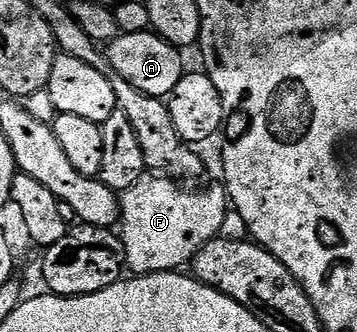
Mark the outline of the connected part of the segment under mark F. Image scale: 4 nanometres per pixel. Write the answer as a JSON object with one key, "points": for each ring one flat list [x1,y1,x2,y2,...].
{"points":[[143,175,139,181,121,194,120,197,120,236,126,252,126,269,131,274,169,273,189,266,194,256,209,241,223,232,222,224,228,213,228,198,221,184,206,189,203,193,189,193,189,188,165,175]]}

